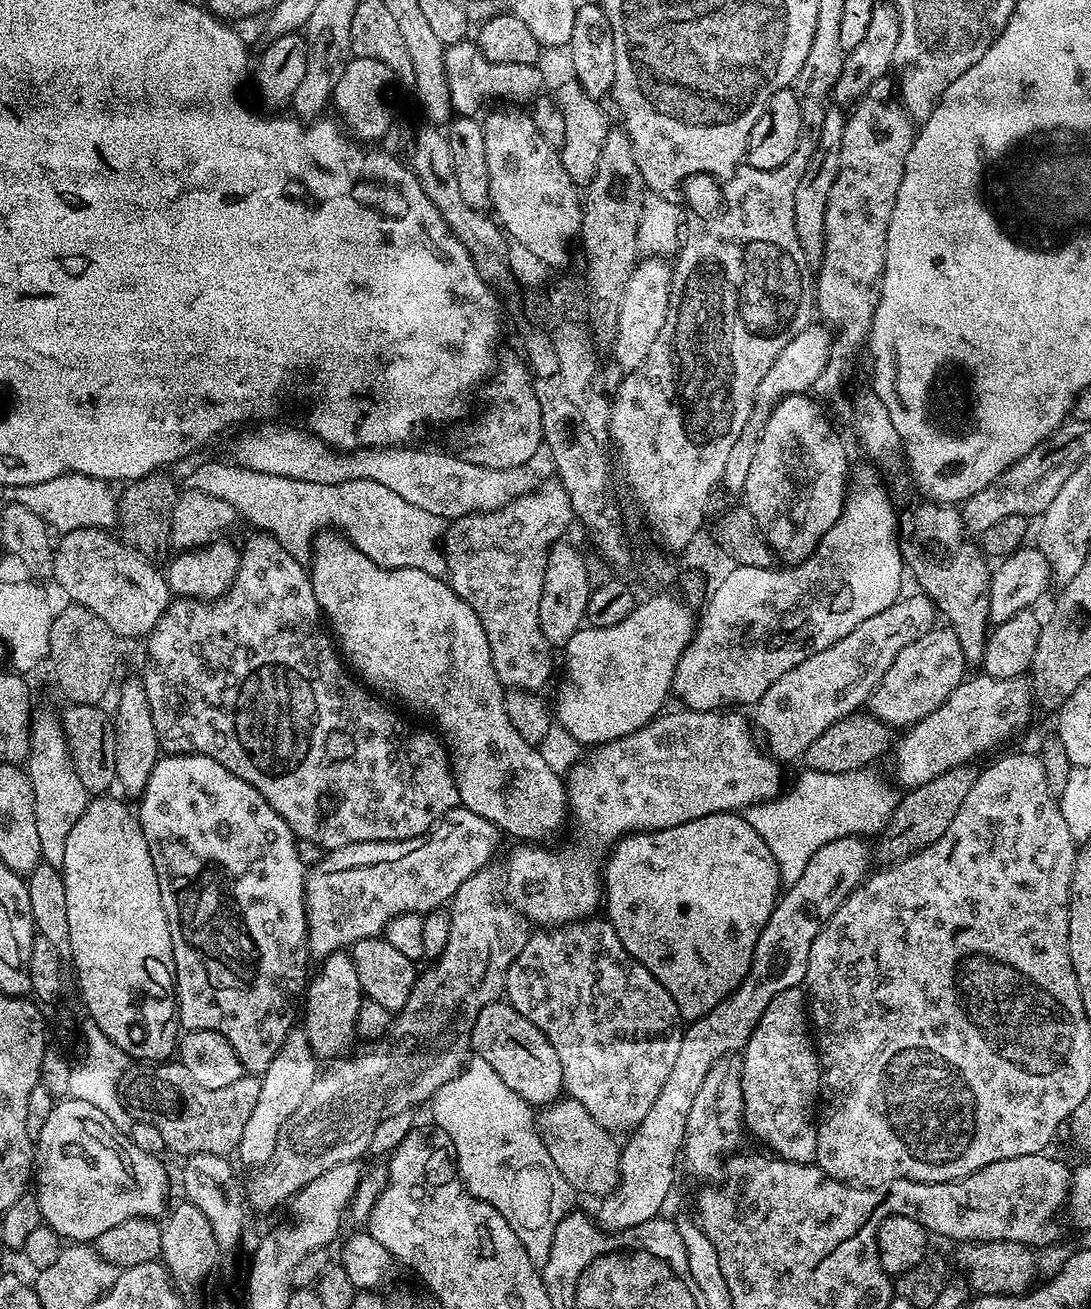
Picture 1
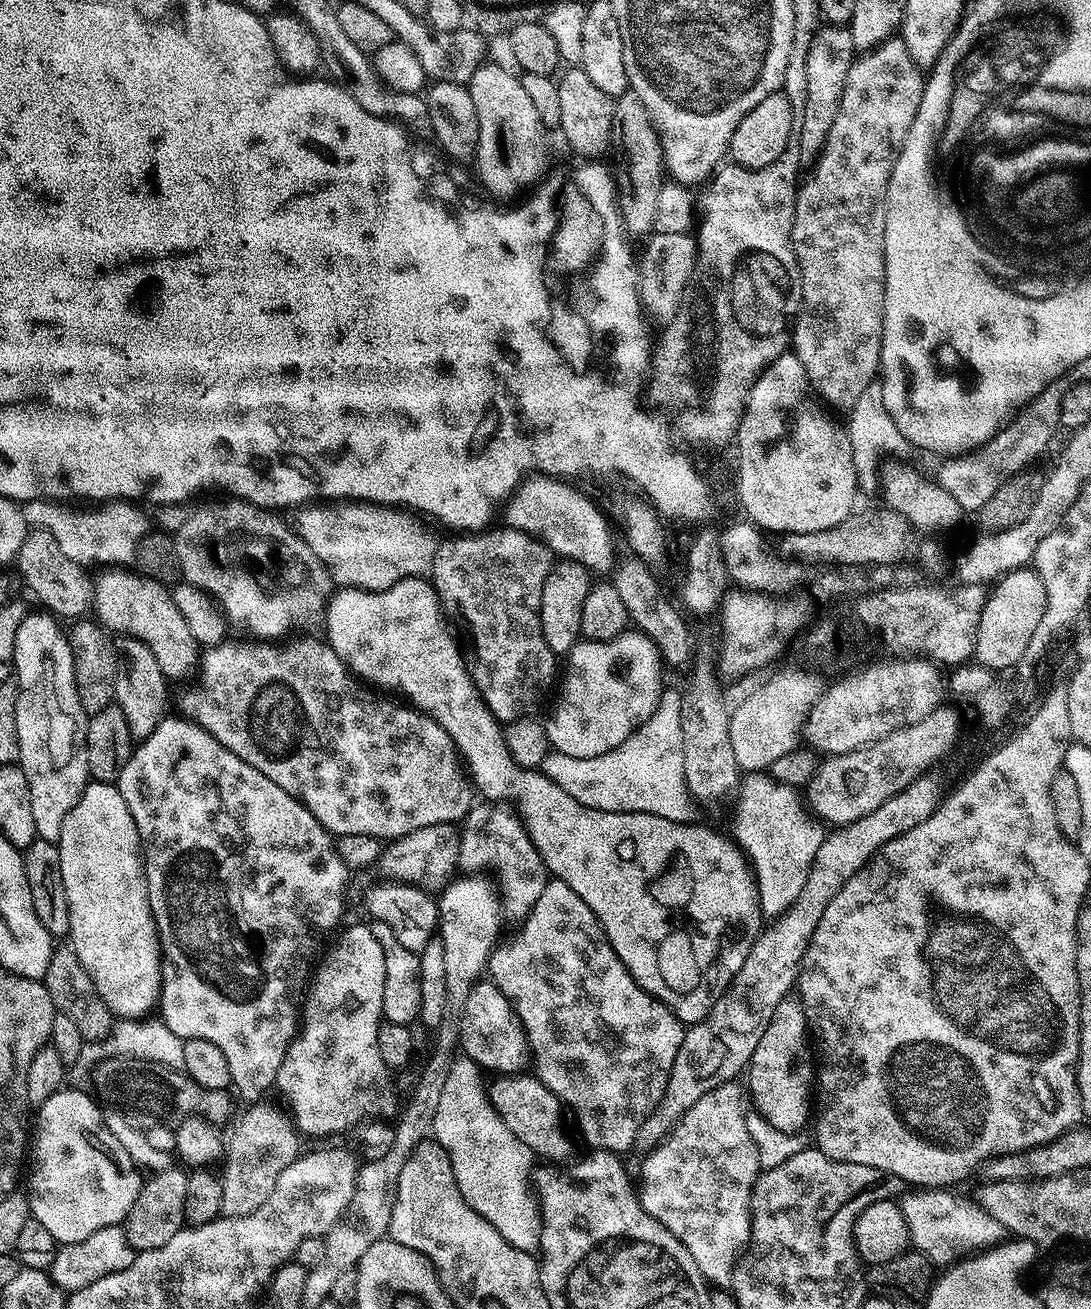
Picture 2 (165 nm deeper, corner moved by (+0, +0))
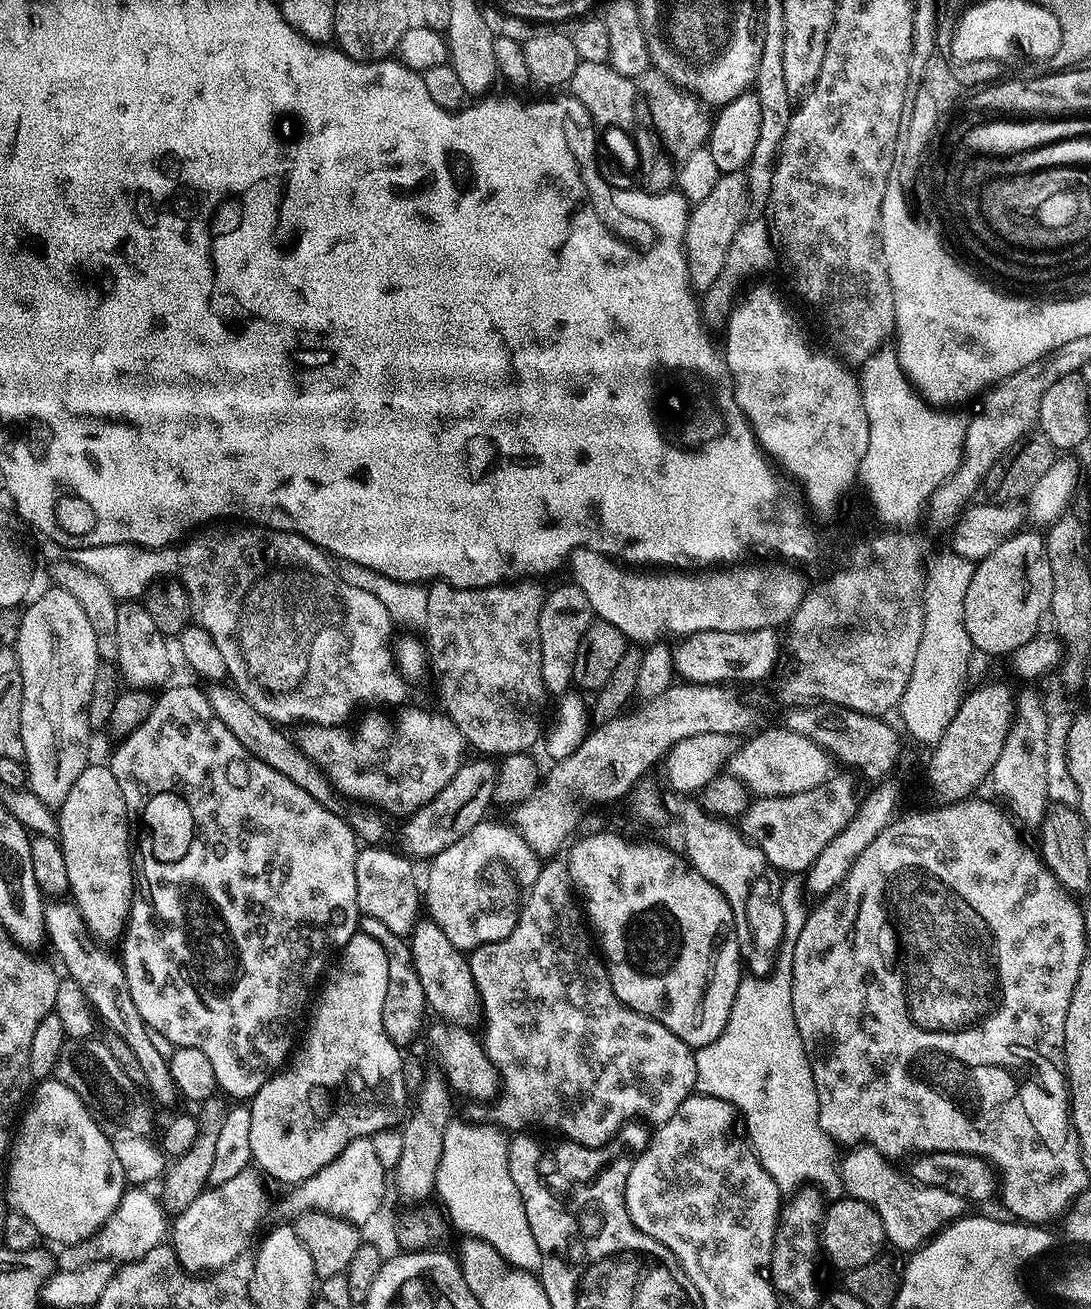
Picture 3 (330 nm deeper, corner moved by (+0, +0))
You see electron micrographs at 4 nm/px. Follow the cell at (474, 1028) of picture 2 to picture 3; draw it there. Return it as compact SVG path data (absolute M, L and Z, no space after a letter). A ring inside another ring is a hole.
M430 918L417 923L410 937L410 947L414 970L418 970L428 1008L436 1011L441 1021L455 1024L458 1028L475 1029L475 1024L477 1027L481 1023L482 1009L474 974L470 974L468 956L456 948L454 942L450 942L450 938L446 938L446 934L442 934L442 930Z

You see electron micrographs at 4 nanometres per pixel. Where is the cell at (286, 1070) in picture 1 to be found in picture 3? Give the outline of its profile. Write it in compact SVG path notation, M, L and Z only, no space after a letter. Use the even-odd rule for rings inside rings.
M250 1166L242 1170L242 1174L230 1178L230 1182L222 1182L221 1187L207 1187L186 1210L177 1213L170 1230L170 1244L185 1269L193 1274L219 1271L221 1268L231 1267L240 1258L238 1256L247 1248L260 1219L268 1212L268 1192L264 1189L264 1183L265 1177Z

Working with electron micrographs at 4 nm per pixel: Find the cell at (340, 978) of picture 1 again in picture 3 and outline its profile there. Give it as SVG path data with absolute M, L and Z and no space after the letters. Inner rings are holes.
M357 930L323 977L304 1041L302 1036L284 1067L251 1097L250 1150L255 1167L265 1177L273 1176L287 1186L295 1186L306 1178L314 1178L322 1166L330 1166L350 1142L371 1138L375 1132L386 1132L404 1124L410 1112L410 1093L402 1082L404 1056L390 1042L382 1026L387 977L386 950L374 938Z

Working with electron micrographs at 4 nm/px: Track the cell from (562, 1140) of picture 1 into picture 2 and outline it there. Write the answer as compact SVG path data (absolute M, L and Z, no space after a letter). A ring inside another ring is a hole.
M500 1074L495 1077L496 1080L487 1085L488 1098L494 1110L498 1110L498 1118L502 1118L502 1122L506 1122L506 1126L510 1126L510 1130L514 1134L514 1138L526 1142L526 1146L530 1146L530 1150L537 1157L543 1158L548 1162L564 1162L569 1159L568 1156L568 1132L564 1129L565 1109L562 1107L559 1098L549 1090L544 1083L534 1074Z

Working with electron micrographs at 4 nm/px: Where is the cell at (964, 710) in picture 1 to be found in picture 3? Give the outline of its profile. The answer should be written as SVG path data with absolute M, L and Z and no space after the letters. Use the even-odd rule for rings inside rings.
M829 775L814 790L789 796L766 796L749 803L738 827L757 848L766 854L768 863L784 874L804 874L819 858L826 846L838 837L855 818L858 794L856 784L848 776Z

